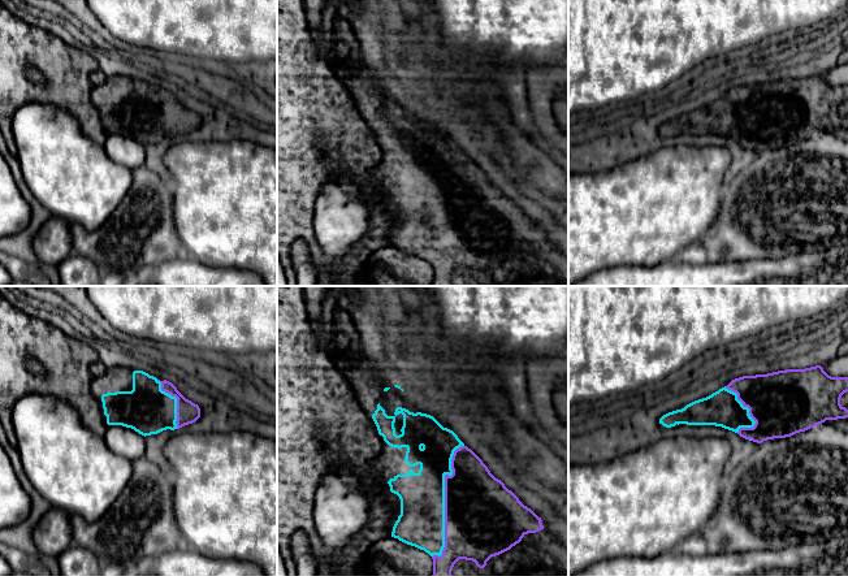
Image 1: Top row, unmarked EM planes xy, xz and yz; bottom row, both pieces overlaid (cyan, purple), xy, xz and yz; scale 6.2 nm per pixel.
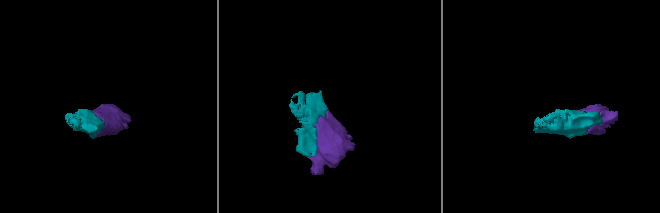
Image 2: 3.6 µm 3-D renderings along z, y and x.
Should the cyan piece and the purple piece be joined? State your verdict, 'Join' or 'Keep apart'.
Join

